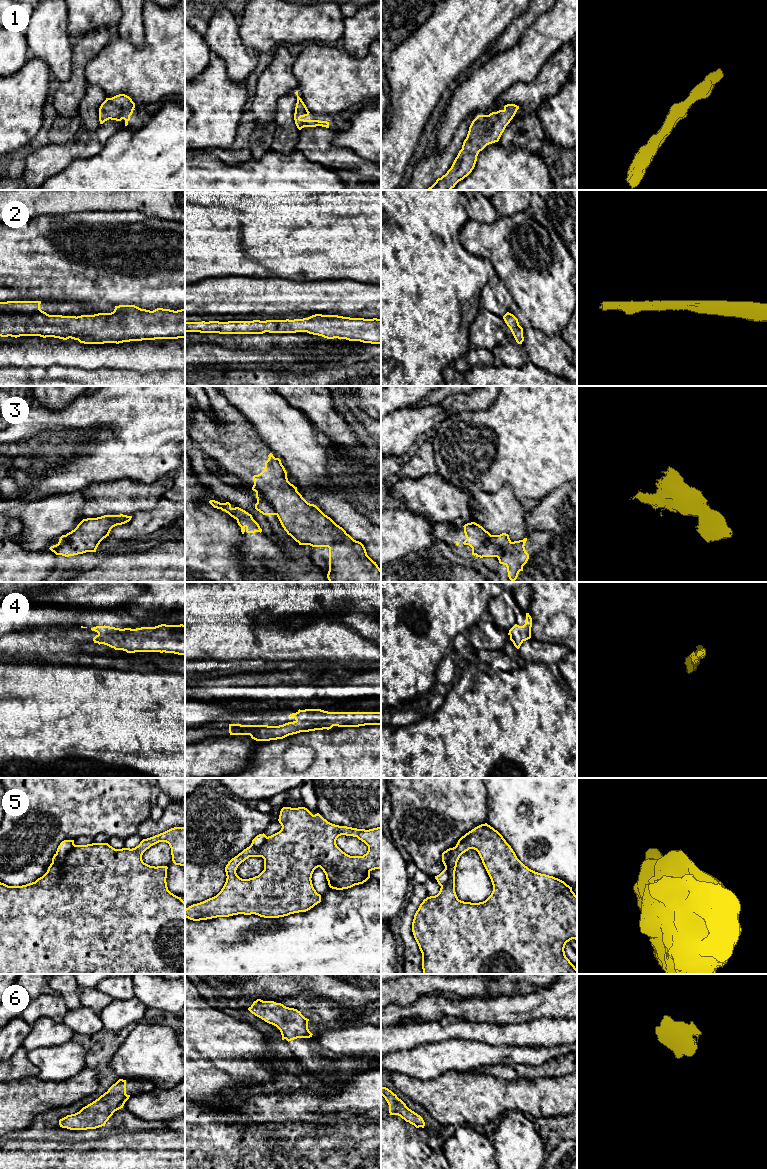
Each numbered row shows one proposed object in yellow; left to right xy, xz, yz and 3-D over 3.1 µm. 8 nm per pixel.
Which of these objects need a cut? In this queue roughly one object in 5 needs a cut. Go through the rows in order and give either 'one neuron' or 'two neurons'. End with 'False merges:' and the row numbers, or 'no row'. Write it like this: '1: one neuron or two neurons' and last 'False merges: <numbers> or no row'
1: one neuron
2: one neuron
3: two neurons
4: one neuron
5: two neurons
6: one neuron
False merges: 3, 5

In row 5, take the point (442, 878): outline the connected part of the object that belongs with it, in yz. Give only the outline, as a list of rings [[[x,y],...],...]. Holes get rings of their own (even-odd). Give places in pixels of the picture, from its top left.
[[[449,848],[442,853],[442,862],[445,866],[445,869],[439,875],[435,876],[435,879],[437,880],[440,886],[445,885],[448,881],[449,874],[448,874],[447,866],[453,848]]]

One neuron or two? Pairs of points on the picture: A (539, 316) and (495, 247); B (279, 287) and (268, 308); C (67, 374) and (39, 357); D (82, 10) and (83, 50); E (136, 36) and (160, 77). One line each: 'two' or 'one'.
A: one
B: one
C: two
D: two
E: two

